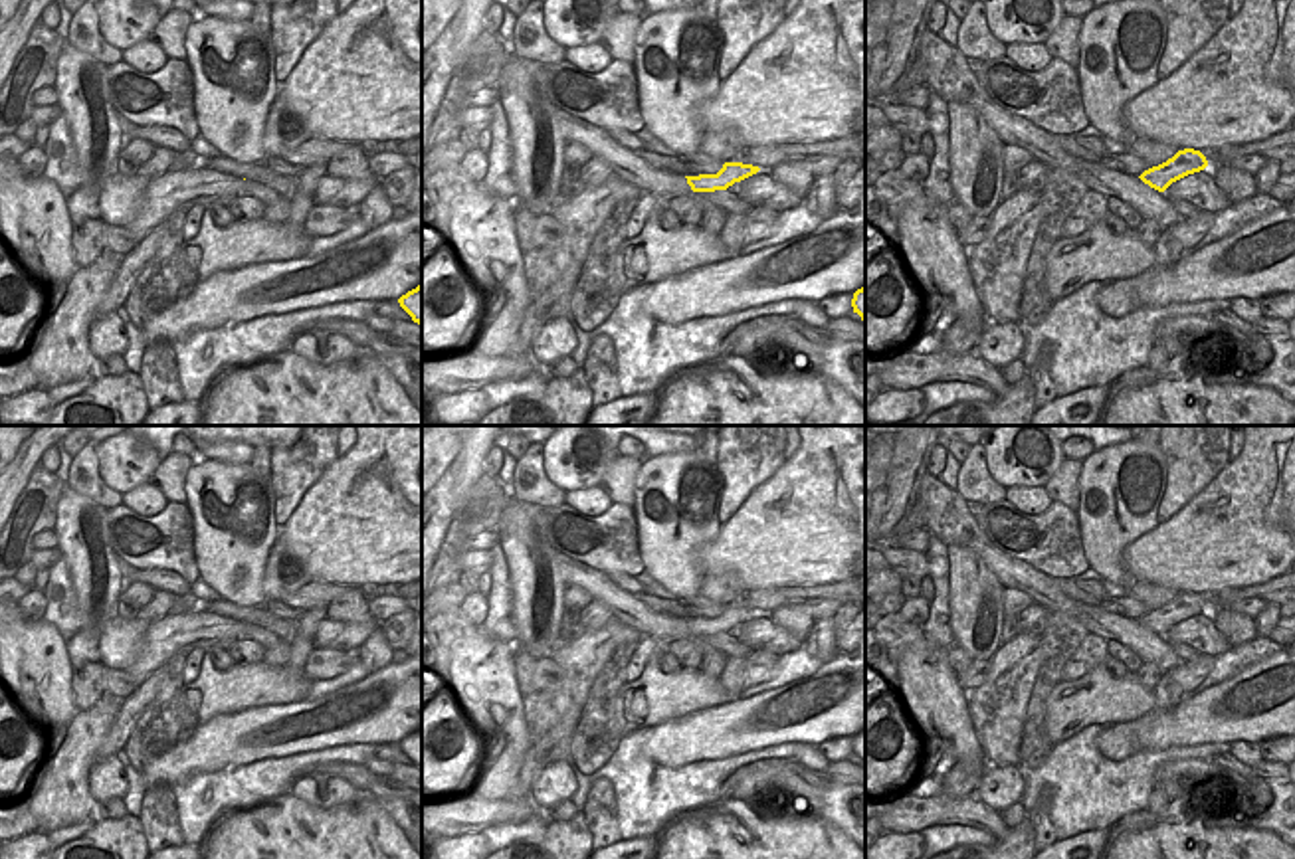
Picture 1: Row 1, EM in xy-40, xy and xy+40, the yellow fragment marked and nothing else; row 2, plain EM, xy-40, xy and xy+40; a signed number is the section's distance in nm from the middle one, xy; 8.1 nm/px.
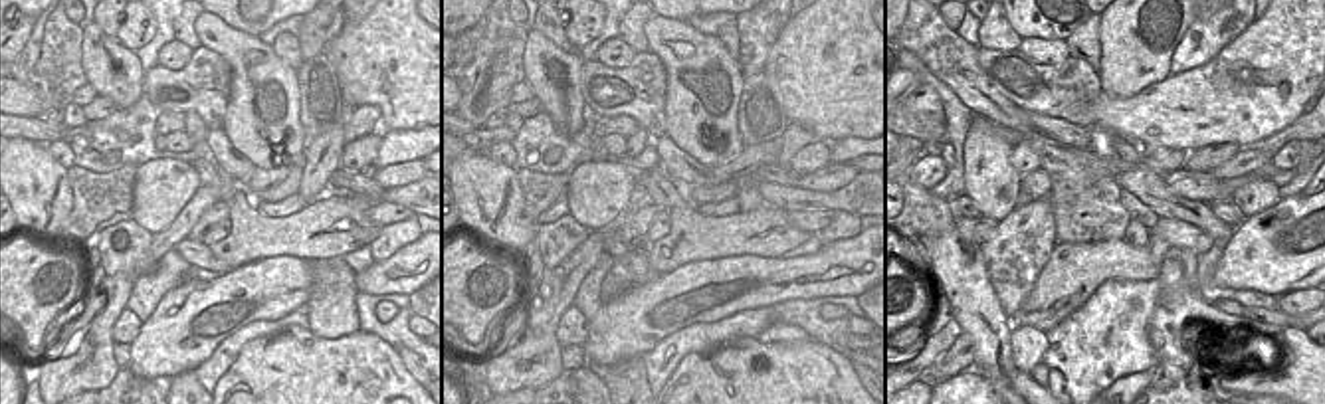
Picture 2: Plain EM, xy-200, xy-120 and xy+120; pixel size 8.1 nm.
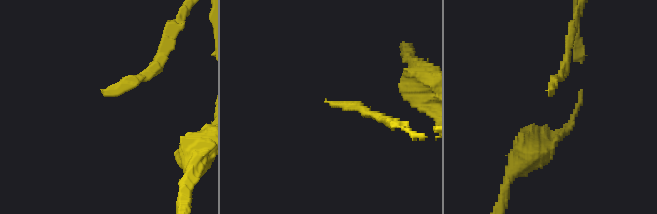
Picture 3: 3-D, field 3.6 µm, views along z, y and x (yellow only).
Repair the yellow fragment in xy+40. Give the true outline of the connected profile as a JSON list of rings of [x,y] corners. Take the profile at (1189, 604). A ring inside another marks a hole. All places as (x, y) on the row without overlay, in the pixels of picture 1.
[[[1184,592],[1178,594],[1166,606],[1145,614],[1139,621],[1150,631],[1164,635],[1172,625],[1200,616],[1208,610],[1206,600],[1200,594]]]

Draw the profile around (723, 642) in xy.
[[[729,633],[699,635],[699,639],[709,643],[713,649],[719,649],[727,657],[747,657],[752,651],[748,645],[737,641]]]

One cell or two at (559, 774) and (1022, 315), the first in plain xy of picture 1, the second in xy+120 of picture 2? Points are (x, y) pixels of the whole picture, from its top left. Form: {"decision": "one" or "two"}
{"decision": "two"}

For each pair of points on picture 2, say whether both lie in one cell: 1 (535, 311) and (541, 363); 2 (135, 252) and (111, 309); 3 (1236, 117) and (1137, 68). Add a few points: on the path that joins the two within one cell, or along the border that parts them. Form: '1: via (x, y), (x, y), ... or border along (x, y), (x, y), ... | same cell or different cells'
1: via (537, 323), (537, 351) | same cell
2: border along (107, 274), (129, 272), (135, 278) | different cells
3: border along (1169, 74), (1129, 98), (1120, 98) | different cells

